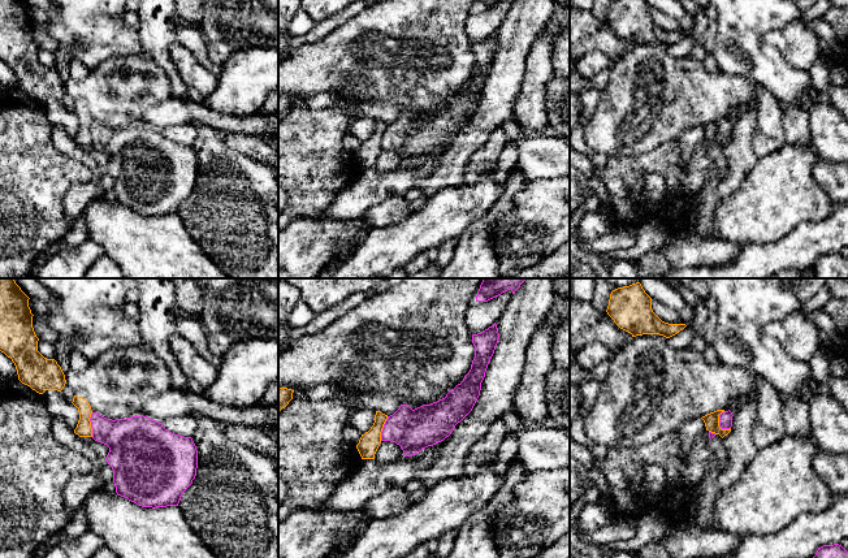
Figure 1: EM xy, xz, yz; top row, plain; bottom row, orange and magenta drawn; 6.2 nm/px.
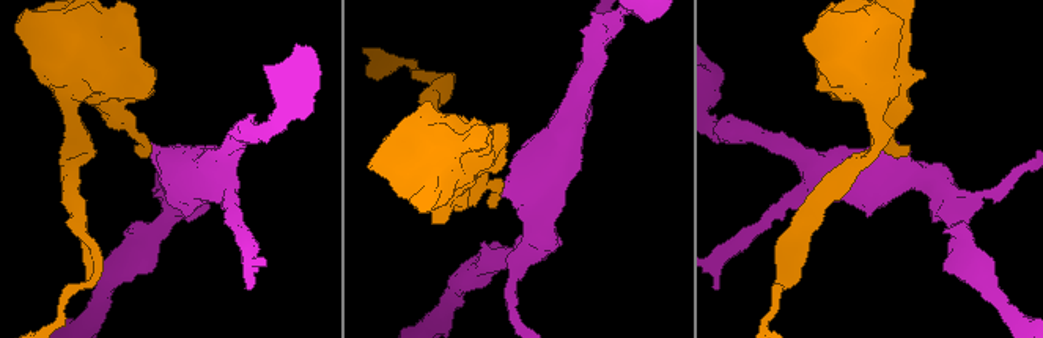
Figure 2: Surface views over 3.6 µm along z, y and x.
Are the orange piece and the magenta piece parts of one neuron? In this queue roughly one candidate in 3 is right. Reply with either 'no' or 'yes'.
no

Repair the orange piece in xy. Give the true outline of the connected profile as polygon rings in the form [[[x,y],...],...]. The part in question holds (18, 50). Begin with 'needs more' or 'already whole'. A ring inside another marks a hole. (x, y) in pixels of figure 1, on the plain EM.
already whole | [[[0,0],[0,60],[16,74],[18,88],[39,103],[46,99],[61,100],[66,92],[65,83],[55,68],[47,68],[38,60],[33,36],[33,22],[29,5],[23,0]]]

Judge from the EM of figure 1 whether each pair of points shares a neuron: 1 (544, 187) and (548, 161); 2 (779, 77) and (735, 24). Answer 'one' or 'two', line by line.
1: two
2: one

